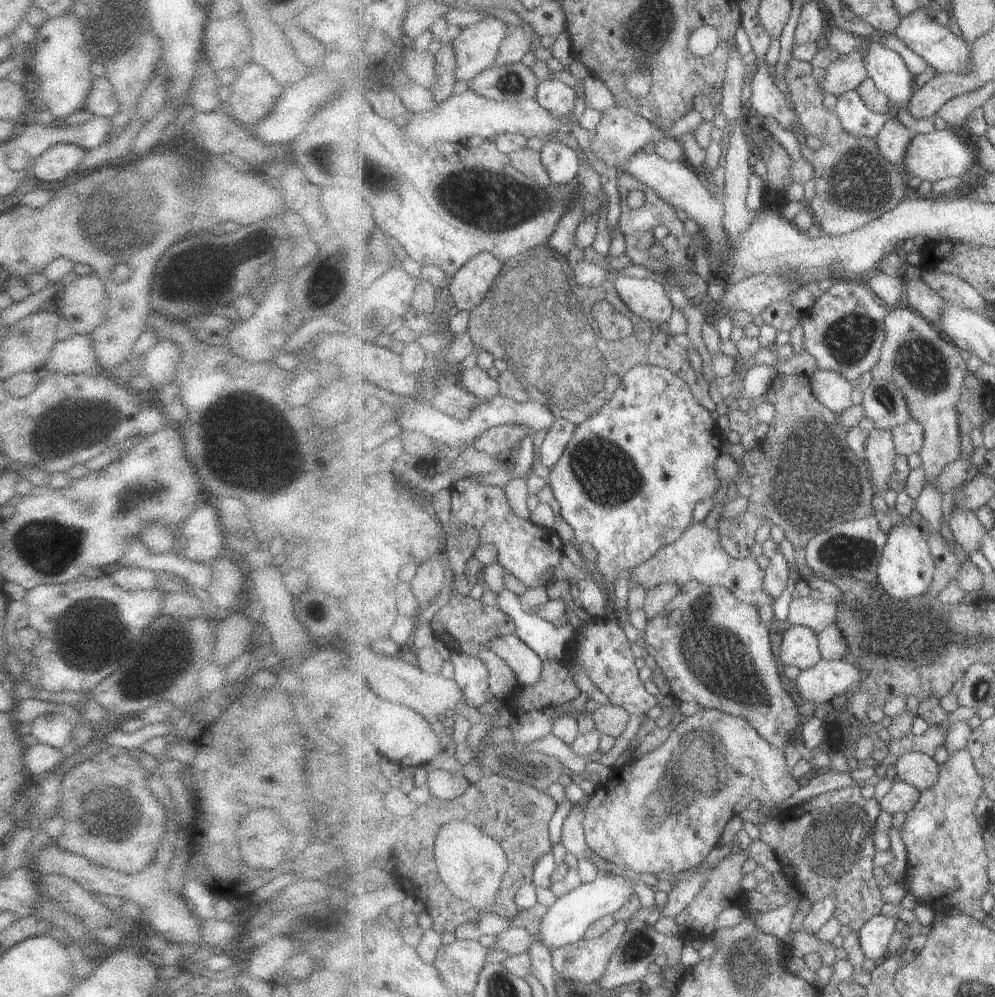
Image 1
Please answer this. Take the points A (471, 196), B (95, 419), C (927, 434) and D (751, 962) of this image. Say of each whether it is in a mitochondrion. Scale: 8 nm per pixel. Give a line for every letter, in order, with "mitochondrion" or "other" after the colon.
A: mitochondrion
B: mitochondrion
C: other
D: mitochondrion

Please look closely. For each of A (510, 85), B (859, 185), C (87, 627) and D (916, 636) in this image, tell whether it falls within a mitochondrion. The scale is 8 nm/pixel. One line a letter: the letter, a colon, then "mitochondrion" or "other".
A: mitochondrion
B: mitochondrion
C: mitochondrion
D: mitochondrion

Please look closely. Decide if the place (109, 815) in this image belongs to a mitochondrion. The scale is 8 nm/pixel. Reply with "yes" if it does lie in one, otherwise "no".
yes

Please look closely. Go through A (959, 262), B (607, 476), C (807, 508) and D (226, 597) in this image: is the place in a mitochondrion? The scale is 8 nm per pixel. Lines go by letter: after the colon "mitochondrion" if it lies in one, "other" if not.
A: mitochondrion
B: mitochondrion
C: mitochondrion
D: other

